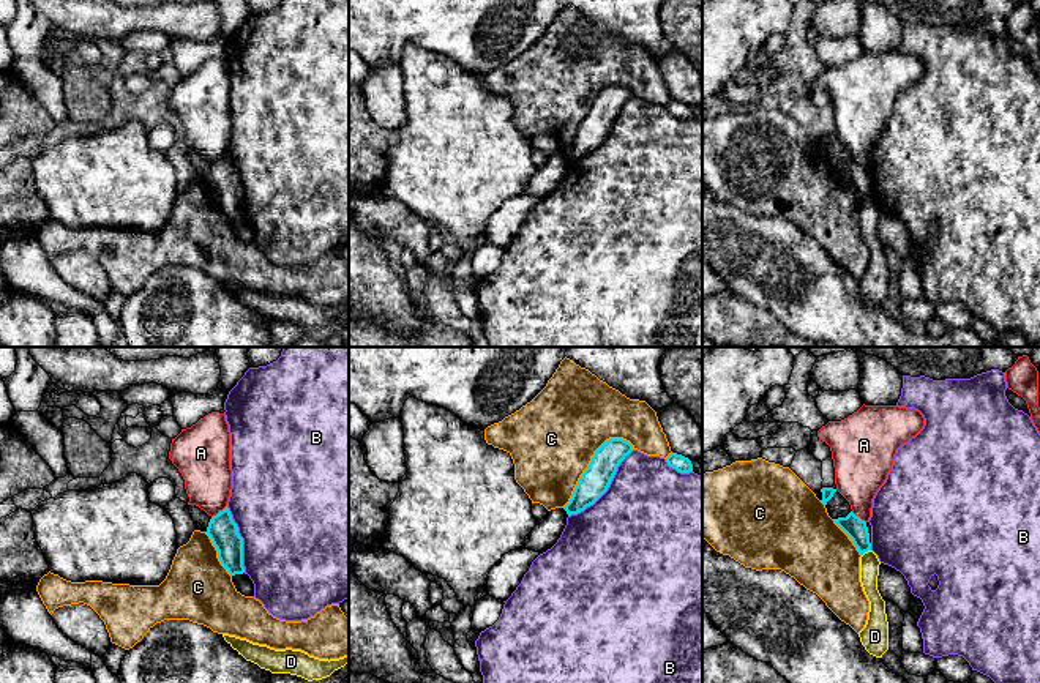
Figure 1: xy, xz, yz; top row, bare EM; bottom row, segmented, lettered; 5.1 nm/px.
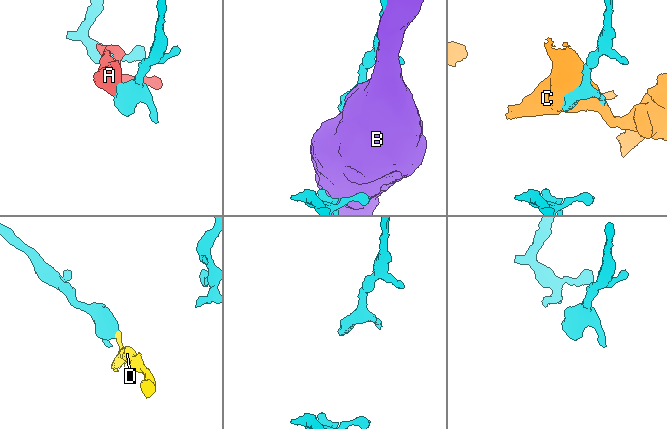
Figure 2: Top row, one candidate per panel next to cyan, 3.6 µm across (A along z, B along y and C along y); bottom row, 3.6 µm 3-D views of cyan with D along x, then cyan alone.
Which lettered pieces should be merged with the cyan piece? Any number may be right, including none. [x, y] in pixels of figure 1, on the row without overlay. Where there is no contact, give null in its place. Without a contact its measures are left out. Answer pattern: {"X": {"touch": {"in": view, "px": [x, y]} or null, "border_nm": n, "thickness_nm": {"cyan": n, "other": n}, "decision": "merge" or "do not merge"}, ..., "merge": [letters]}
{"A": {"touch": {"in": "xy", "px": [220, 158]}, "border_nm": 100, "thickness_nm": {"cyan": 150, "other": 260}, "decision": "do not merge"}, "B": {"touch": {"in": "xz", "px": [606, 136]}, "border_nm": 480, "thickness_nm": {"cyan": 150, "other": 500}, "decision": "do not merge"}, "C": {"touch": {"in": "xz", "px": [591, 108]}, "border_nm": 480, "thickness_nm": {"cyan": 150, "other": 440}, "decision": "do not merge"}, "D": {"touch": {"in": "yz", "px": [865, 197]}, "border_nm": 60, "thickness_nm": {"cyan": 110, "other": 100}, "decision": "do not merge"}, "merge": []}

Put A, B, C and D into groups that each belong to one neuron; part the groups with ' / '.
A / B / C / D

